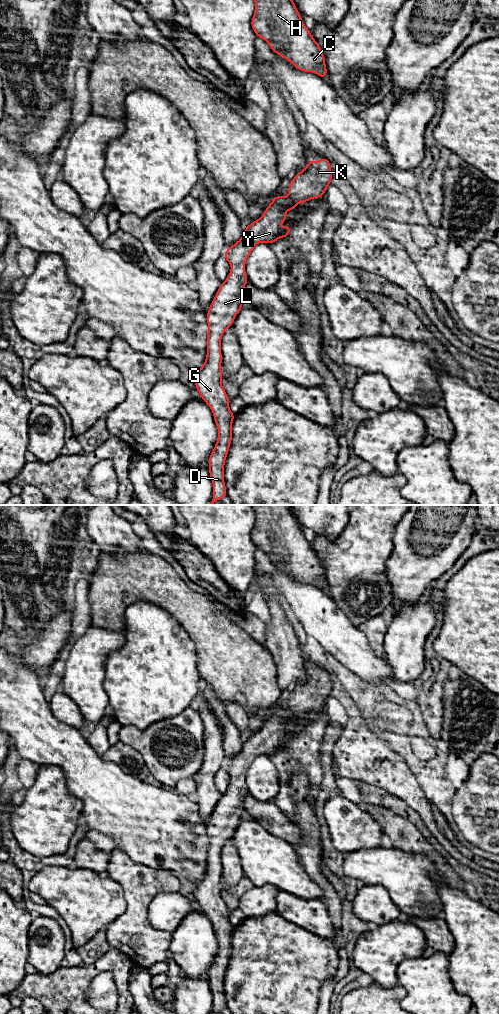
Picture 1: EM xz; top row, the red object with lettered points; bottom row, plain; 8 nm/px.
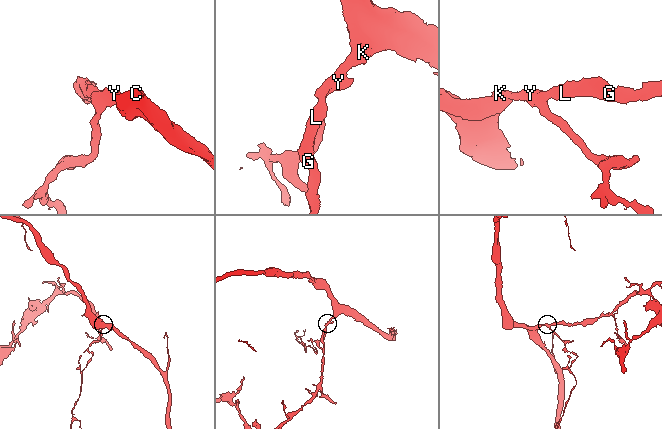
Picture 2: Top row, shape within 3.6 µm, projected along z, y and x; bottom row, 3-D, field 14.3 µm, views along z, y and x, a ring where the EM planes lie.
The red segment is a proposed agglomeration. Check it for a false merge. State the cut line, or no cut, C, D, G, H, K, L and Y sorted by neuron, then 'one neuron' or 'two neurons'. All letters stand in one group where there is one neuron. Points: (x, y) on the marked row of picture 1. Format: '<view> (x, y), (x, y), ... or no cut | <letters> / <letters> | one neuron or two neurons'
no cut | C D G H K L Y | one neuron

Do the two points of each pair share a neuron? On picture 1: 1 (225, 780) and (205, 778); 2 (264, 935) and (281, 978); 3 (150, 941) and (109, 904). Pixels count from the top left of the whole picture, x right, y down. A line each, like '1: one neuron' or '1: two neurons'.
1: two neurons
2: one neuron
3: two neurons

